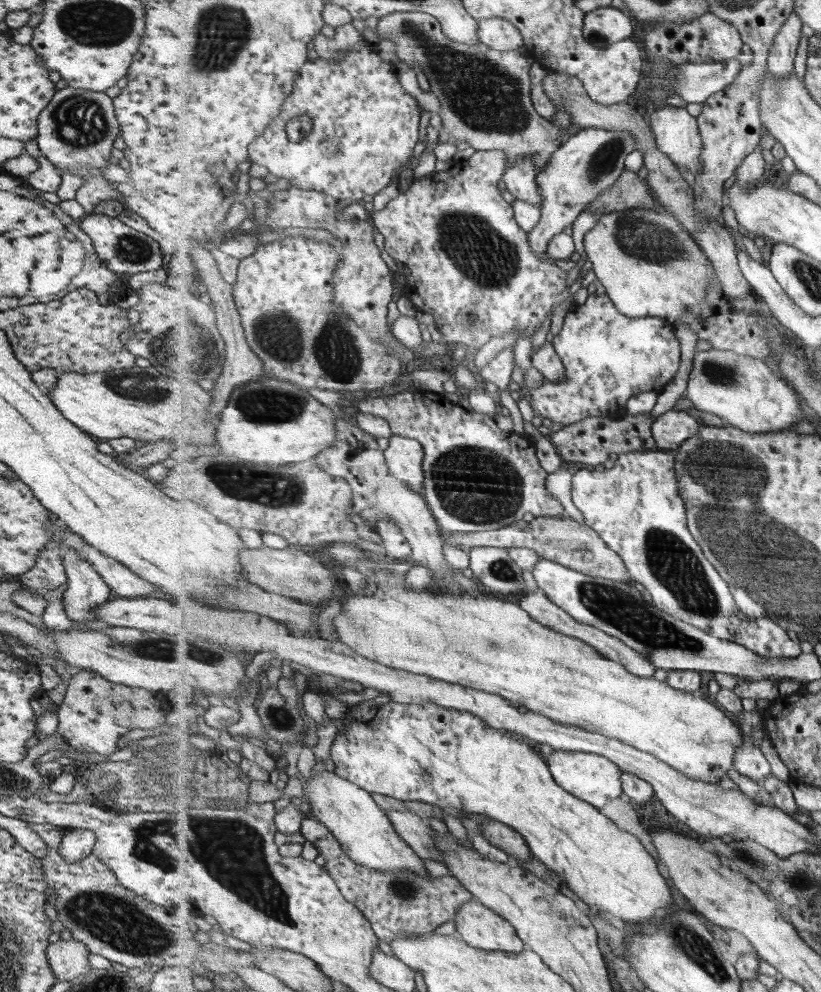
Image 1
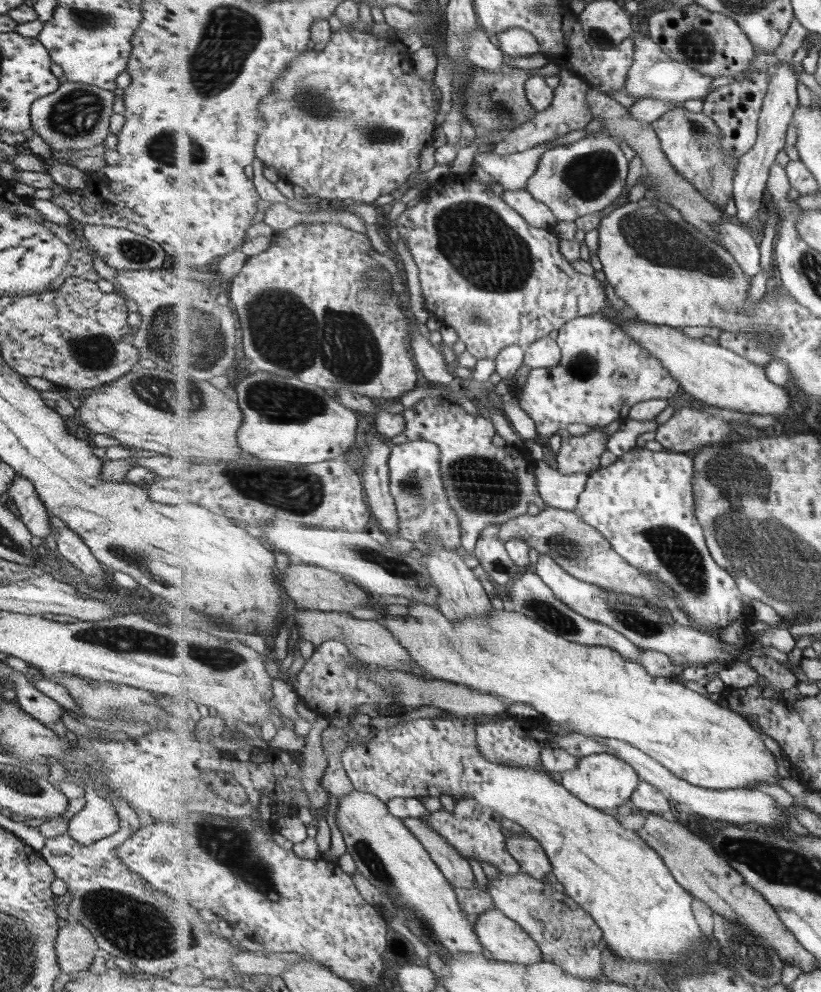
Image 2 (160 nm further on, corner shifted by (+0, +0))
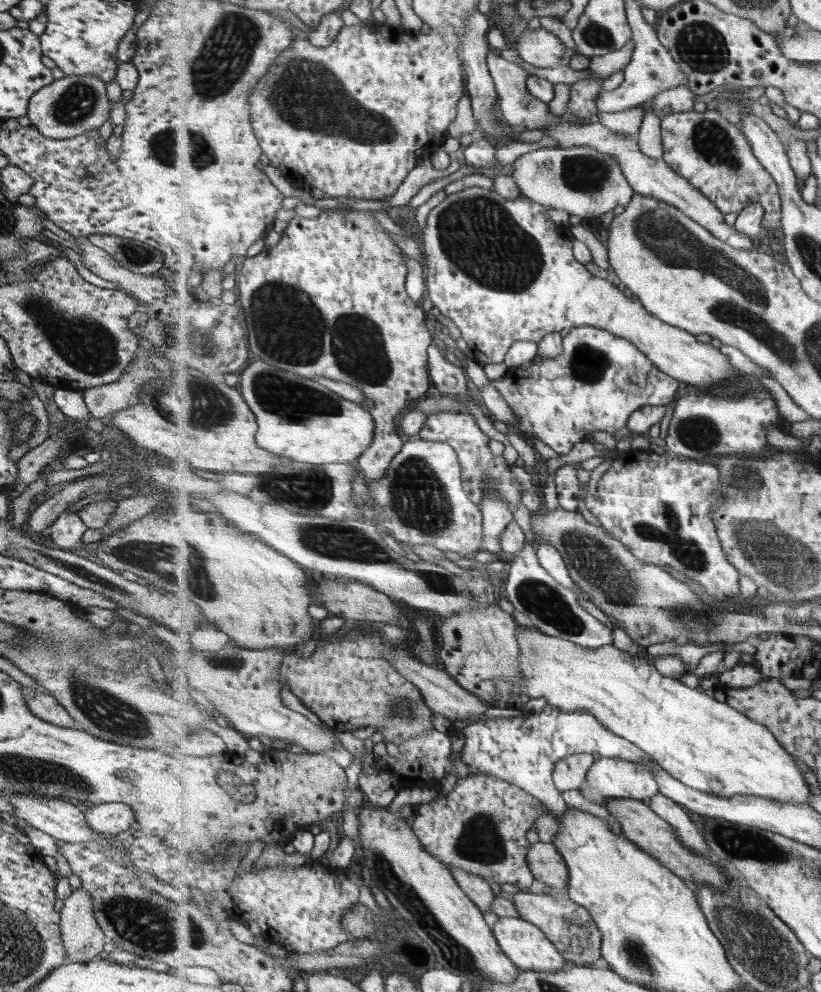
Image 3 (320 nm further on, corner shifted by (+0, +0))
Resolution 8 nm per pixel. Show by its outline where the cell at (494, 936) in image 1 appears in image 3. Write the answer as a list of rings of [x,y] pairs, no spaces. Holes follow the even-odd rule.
[[[499,917],[493,925],[493,930],[501,948],[509,955],[509,958],[513,959],[520,970],[557,972],[572,966],[557,946],[553,944],[553,941],[549,940],[545,931],[528,920],[521,917]]]

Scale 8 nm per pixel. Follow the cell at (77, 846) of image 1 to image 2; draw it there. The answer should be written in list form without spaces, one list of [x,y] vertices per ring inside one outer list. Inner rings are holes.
[[[86,784],[83,789],[85,805],[73,814],[65,833],[80,845],[88,845],[119,831],[119,820],[115,816],[114,806],[104,798],[99,798],[95,789],[91,789],[91,784]]]

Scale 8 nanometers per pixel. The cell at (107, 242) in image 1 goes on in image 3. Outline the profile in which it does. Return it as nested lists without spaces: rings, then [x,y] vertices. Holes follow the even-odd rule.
[[[91,234],[86,239],[110,254],[119,265],[131,273],[154,275],[164,273],[162,254],[155,247],[121,236]]]

